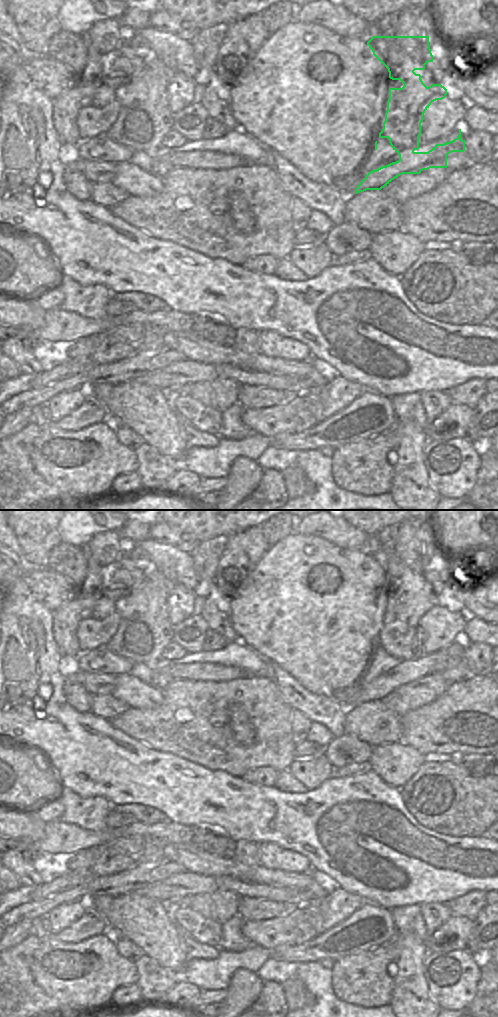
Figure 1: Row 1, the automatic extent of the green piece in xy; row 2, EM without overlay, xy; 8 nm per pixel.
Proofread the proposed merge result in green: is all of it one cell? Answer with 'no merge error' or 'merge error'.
merge error

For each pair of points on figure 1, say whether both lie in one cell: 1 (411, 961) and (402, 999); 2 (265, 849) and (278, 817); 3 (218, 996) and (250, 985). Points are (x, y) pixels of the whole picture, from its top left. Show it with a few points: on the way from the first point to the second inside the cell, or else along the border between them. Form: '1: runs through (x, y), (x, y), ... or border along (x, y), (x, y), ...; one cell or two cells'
1: runs through (407, 970), (407, 990); one cell
2: border along (259, 843), (271, 842), (279, 847), (290, 850); two cells
3: border along (227, 990), (227, 993), (220, 1001); two cells

